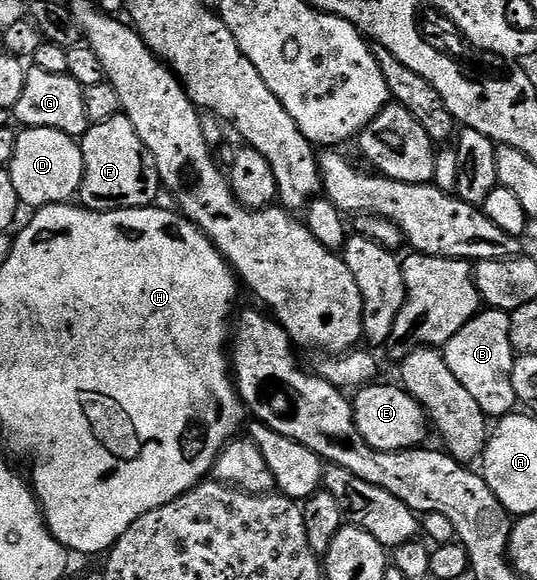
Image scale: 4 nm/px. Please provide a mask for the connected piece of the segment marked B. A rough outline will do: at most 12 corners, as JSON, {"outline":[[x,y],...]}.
{"outline":[[480,311],[442,349],[489,418],[514,413],[510,315]]}

